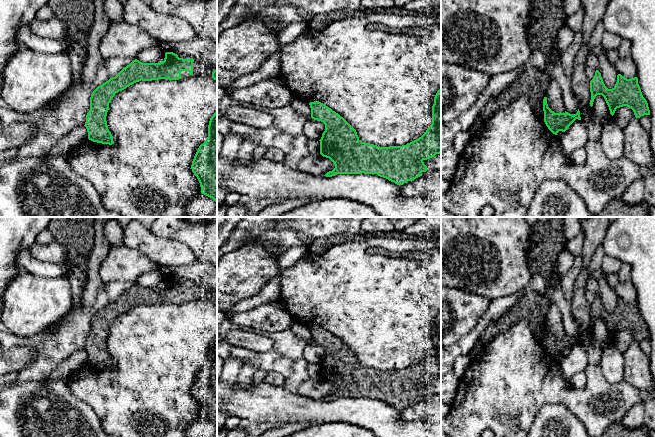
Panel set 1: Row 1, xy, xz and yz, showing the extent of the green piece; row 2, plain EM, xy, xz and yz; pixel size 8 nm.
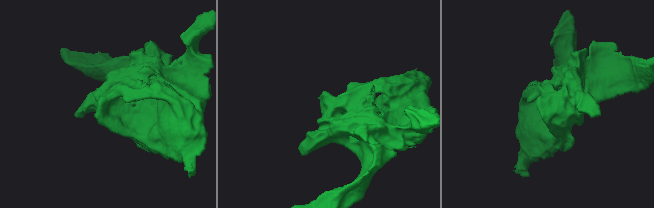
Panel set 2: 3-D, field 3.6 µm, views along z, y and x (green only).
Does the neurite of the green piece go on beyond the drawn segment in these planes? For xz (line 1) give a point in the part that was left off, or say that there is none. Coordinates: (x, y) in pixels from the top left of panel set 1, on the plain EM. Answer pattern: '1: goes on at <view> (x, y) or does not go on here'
1: does not go on here

